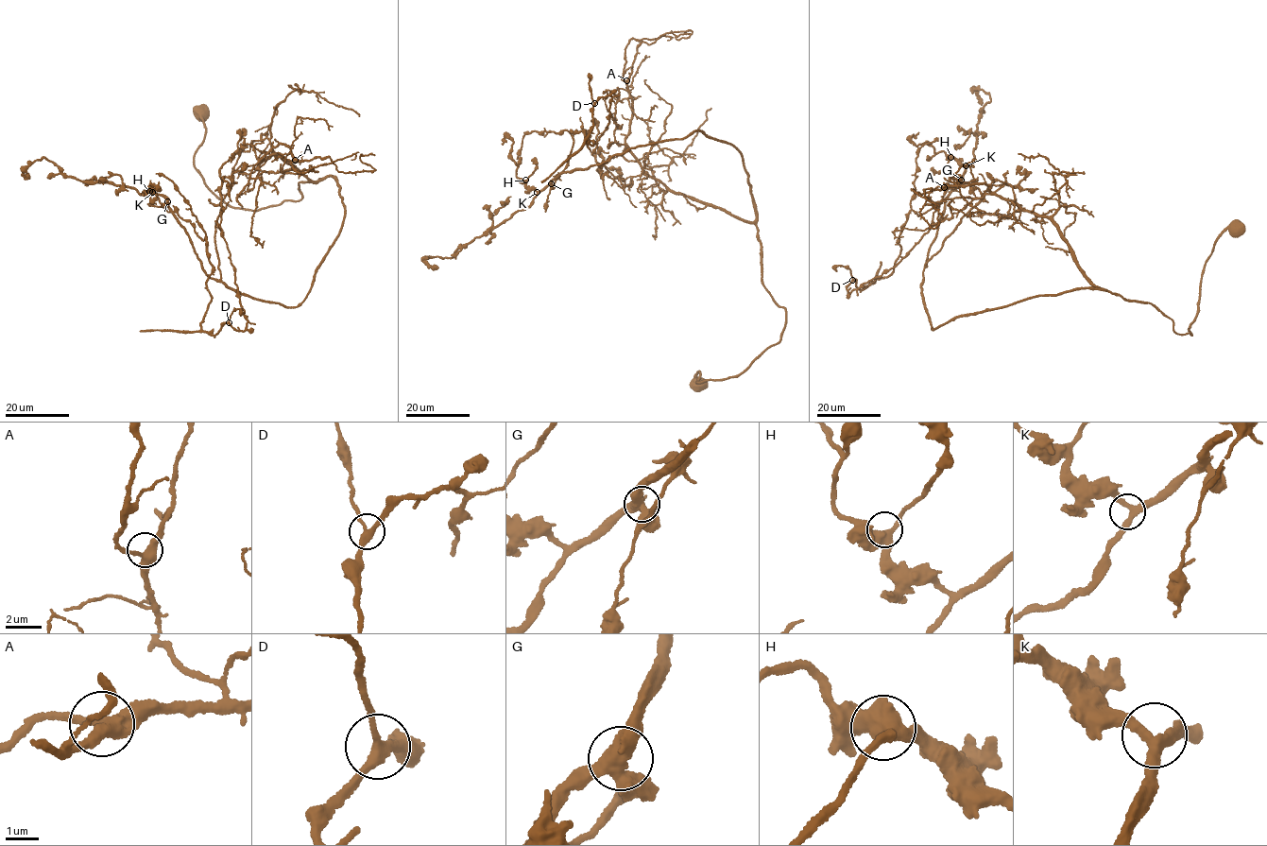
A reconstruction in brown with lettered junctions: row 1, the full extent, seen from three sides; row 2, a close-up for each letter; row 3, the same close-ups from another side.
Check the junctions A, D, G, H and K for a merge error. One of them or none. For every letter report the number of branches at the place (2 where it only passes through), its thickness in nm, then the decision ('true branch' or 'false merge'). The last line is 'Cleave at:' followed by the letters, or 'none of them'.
A: 3 branches meet; 360 nm thick; true branch
D: 3 branches meet; 280 nm thick; true branch
G: 3 branches meet; 440 nm thick; false merge
H: 3 branches meet; 440 nm thick; true branch
K: 3 branches meet; 340 nm thick; true branch
Cleave at: G

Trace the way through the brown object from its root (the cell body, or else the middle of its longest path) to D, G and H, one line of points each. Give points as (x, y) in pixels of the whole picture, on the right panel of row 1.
D: (1237, 229), (1192, 335), (1088, 287), (932, 329), (953, 190), (910, 212), (892, 274), (852, 280)
G: (1237, 229), (1207, 258), (1192, 335), (1150, 302), (1088, 287), (932, 329), (922, 274), (961, 180)
H: (1237, 229), (1207, 258), (1192, 335), (1150, 302), (1088, 287), (932, 329), (920, 286), (965, 169), (950, 157)

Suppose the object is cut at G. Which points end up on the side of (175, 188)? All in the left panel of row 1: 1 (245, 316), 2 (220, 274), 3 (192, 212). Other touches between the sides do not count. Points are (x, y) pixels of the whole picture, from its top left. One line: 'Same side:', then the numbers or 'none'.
Same side: 1, 3

